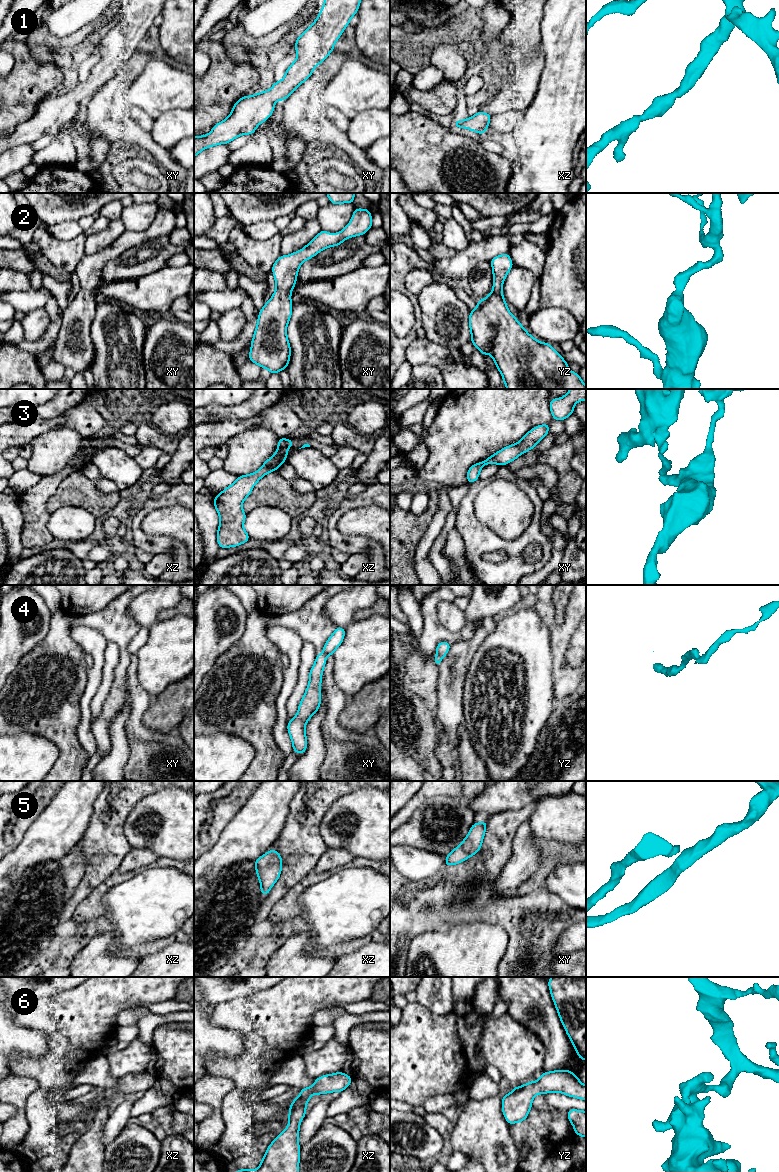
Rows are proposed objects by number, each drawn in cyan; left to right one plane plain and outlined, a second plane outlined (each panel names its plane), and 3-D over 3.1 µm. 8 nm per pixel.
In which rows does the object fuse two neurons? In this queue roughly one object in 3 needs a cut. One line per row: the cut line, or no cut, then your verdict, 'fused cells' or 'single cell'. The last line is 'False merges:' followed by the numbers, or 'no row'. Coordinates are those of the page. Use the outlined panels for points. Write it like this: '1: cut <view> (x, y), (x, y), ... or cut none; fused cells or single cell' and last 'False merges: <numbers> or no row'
1: cut none; single cell
2: cut none; single cell
3: cut xy (481, 462), (484, 464); fused cells
4: cut yz (437, 653), (440, 658); fused cells
5: cut none; single cell
6: cut none; single cell
False merges: 3, 4

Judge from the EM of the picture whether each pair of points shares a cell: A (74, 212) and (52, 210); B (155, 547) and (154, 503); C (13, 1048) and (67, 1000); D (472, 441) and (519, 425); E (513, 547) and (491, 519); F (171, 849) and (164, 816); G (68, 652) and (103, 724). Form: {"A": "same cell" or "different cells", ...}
{"A": "same cell", "B": "same cell", "C": "different cells", "D": "same cell", "E": "different cells", "F": "same cell", "G": "different cells"}

